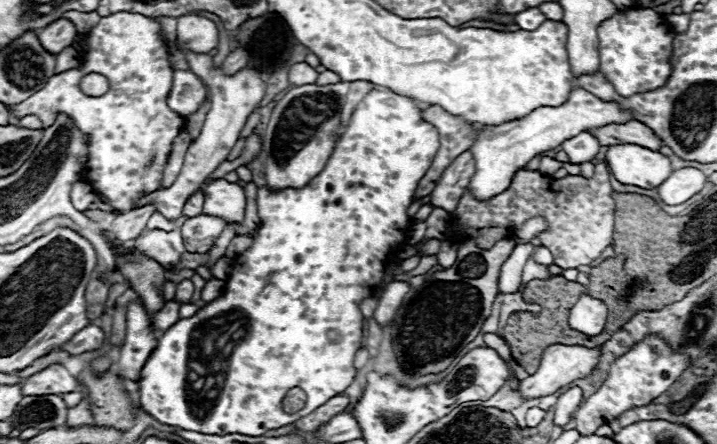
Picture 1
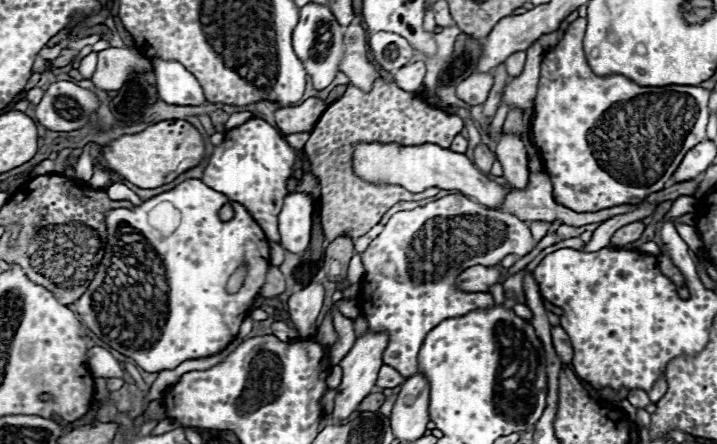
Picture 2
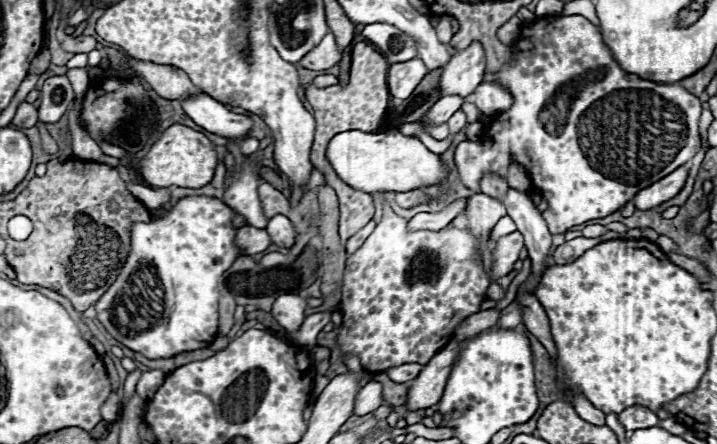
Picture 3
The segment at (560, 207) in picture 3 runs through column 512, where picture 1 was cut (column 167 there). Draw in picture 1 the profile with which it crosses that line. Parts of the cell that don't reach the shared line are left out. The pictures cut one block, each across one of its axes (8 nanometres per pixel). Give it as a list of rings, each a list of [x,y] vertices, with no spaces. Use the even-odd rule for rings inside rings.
[[[116,12],[102,18],[86,34],[86,42],[88,42],[86,50],[80,54],[80,58],[84,58],[80,66],[54,74],[42,90],[26,98],[22,104],[10,106],[10,110],[14,112],[16,118],[24,118],[30,114],[38,116],[44,128],[54,124],[56,112],[64,112],[68,118],[72,118],[76,128],[80,128],[80,132],[86,136],[86,146],[88,146],[88,160],[84,164],[82,178],[92,186],[96,194],[106,198],[112,208],[130,210],[132,202],[140,194],[150,194],[156,188],[160,188],[162,172],[168,162],[172,142],[184,128],[184,118],[178,112],[170,110],[166,102],[172,88],[172,76],[174,76],[174,70],[168,62],[168,46],[160,36],[158,20],[142,14],[132,14],[132,12]],[[90,72],[98,72],[110,80],[110,90],[104,96],[92,98],[80,92],[80,80]]]

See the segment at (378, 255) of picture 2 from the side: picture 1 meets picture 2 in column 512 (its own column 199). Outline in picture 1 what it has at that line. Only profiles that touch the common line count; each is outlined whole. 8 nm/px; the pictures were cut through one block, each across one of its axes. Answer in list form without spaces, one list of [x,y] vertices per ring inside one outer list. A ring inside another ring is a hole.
[[[200,214],[196,218],[188,218],[182,226],[182,238],[184,238],[184,246],[188,252],[208,252],[216,238],[222,234],[224,230],[224,222],[216,216],[206,216]]]

